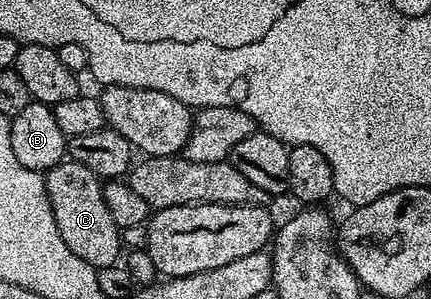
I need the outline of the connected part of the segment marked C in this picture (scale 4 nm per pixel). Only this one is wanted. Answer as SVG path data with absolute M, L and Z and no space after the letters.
M67 157L51 171L45 172L44 178L52 213L56 217L56 229L60 229L64 245L68 245L80 261L88 261L88 265L96 269L115 266L119 262L124 235L104 201L104 183L100 176L92 173L88 165L80 165L75 159Z

